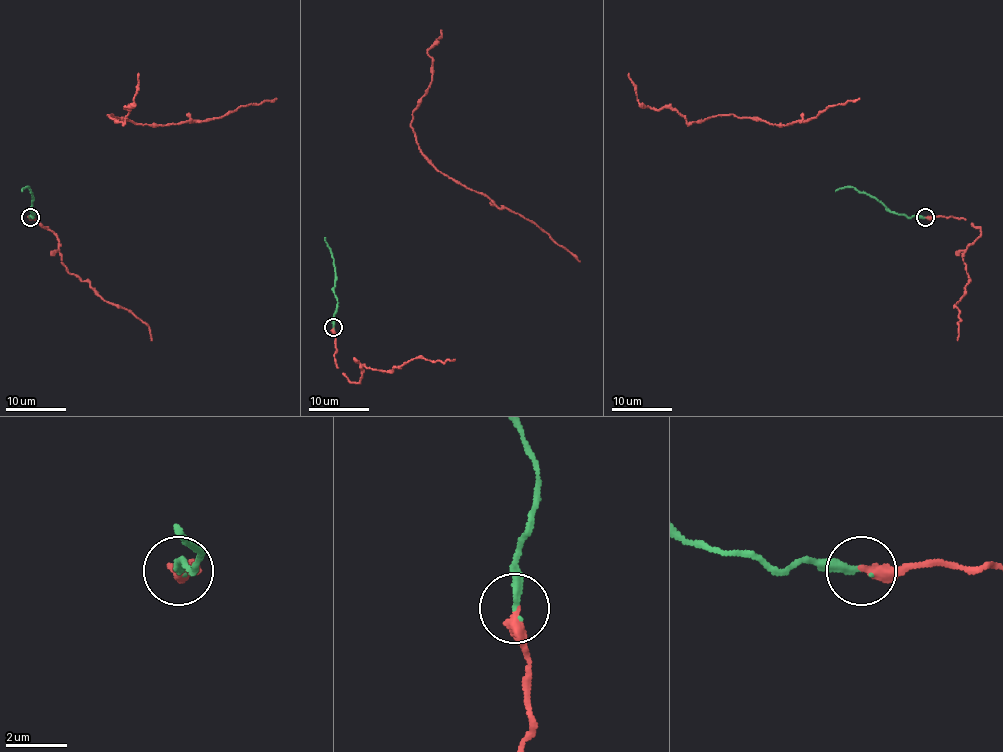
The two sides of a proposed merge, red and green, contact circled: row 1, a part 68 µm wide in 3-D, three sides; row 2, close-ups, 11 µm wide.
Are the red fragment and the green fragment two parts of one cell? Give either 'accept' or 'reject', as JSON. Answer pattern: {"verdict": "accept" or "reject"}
{"verdict": "accept"}

